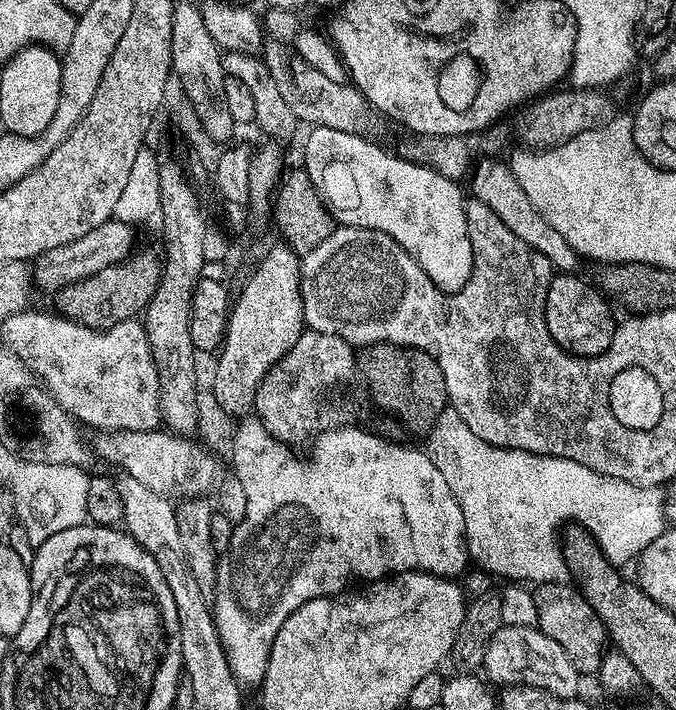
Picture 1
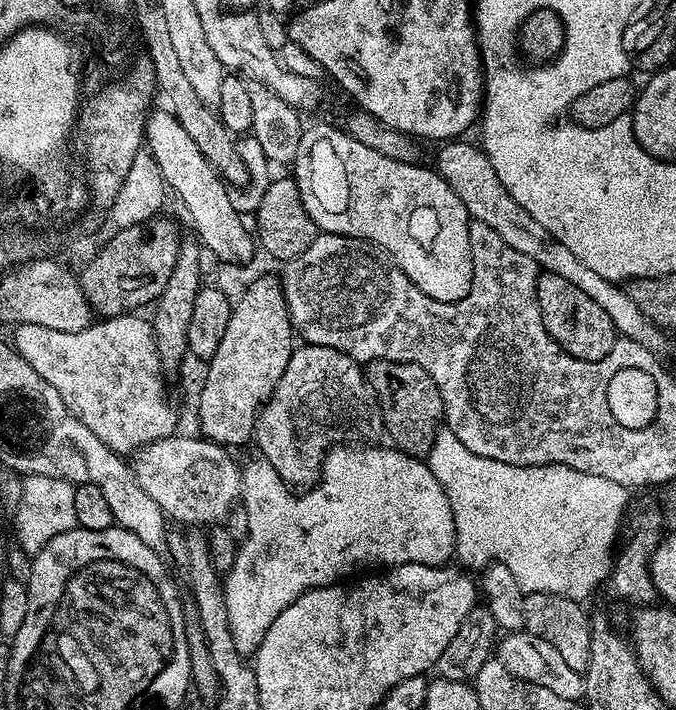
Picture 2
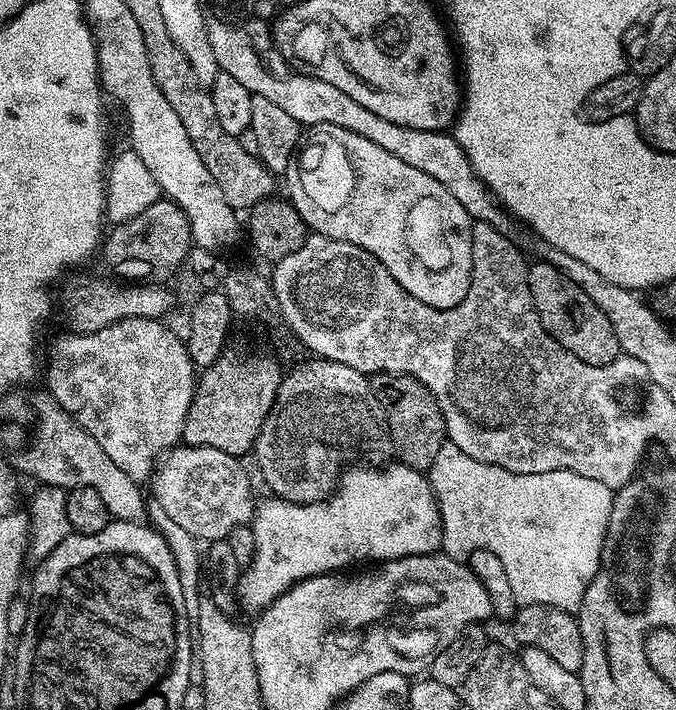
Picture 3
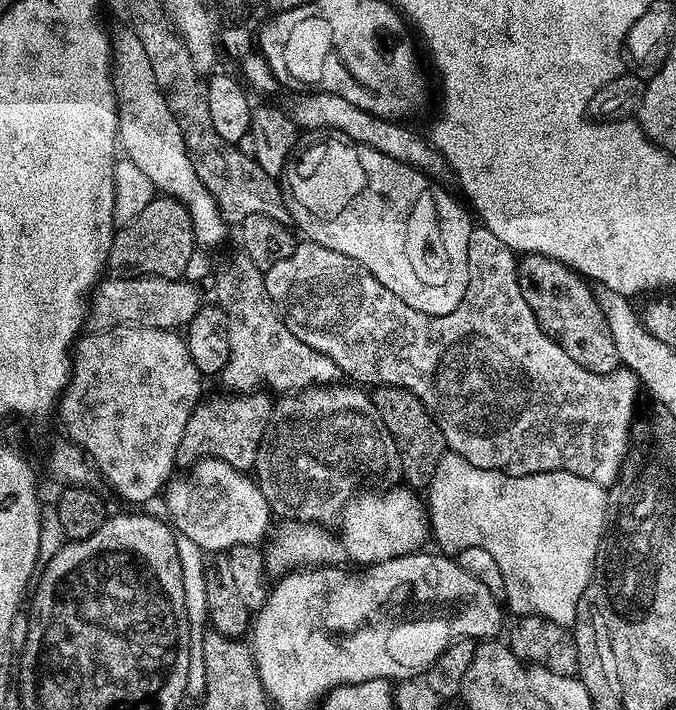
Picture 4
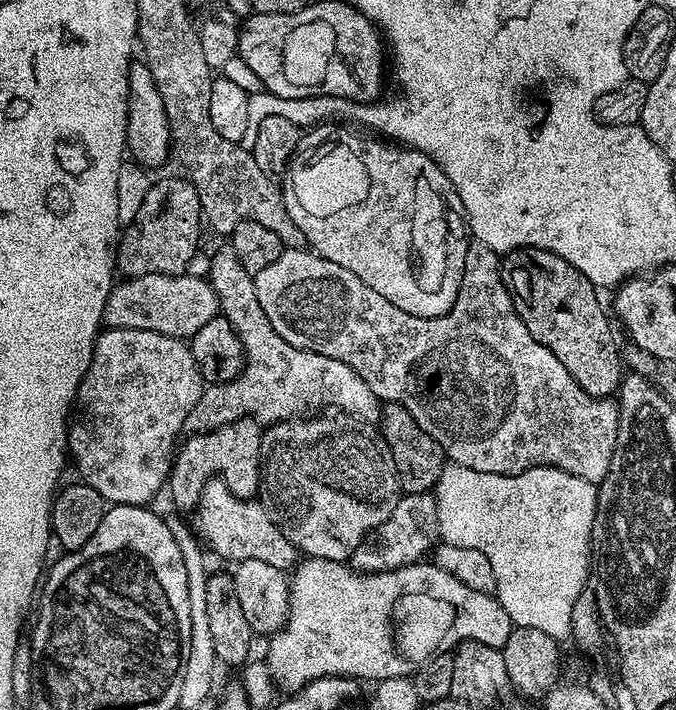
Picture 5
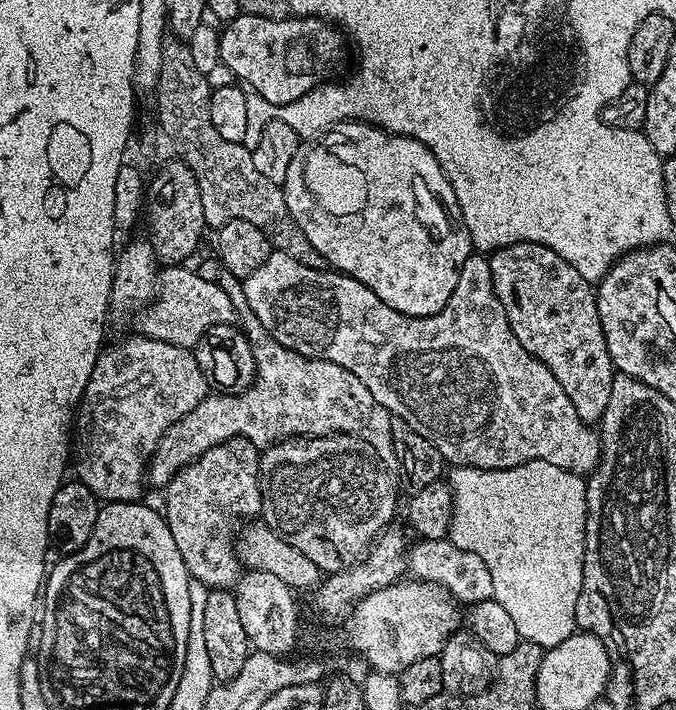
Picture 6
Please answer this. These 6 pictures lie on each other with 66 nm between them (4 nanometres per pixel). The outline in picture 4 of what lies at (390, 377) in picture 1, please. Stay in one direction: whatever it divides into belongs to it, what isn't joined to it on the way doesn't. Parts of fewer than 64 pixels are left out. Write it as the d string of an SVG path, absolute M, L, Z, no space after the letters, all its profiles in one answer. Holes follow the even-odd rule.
M380 386L371 393L374 406L379 410L383 425L394 440L397 463L414 482L425 483L437 468L438 462L447 451L445 436L436 426L427 406L413 392L404 388Z

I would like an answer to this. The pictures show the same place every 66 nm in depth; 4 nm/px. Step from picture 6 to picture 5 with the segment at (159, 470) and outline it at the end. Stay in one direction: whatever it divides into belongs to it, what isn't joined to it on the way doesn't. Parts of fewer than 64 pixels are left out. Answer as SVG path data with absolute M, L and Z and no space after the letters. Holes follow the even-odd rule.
M224 246L213 254L206 279L216 291L220 312L230 322L230 326L234 326L242 342L244 369L230 382L205 387L194 410L186 414L185 433L209 432L245 418L267 426L280 420L300 418L317 410L332 410L328 408L341 408L342 411L349 412L344 414L357 416L352 418L360 422L376 422L381 419L381 401L376 399L364 379L350 366L346 366L346 362L290 346L284 341L282 334L278 334L274 326L270 326L270 318L266 318L262 302L258 302L253 273L242 266L230 246Z

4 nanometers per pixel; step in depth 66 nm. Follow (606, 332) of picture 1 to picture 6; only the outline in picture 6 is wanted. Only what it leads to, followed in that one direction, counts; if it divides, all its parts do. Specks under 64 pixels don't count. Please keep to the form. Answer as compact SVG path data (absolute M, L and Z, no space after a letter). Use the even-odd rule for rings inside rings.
M518 242L488 256L492 285L506 310L514 338L558 378L585 424L595 425L610 402L614 369L598 318L596 289L566 258L541 244Z

